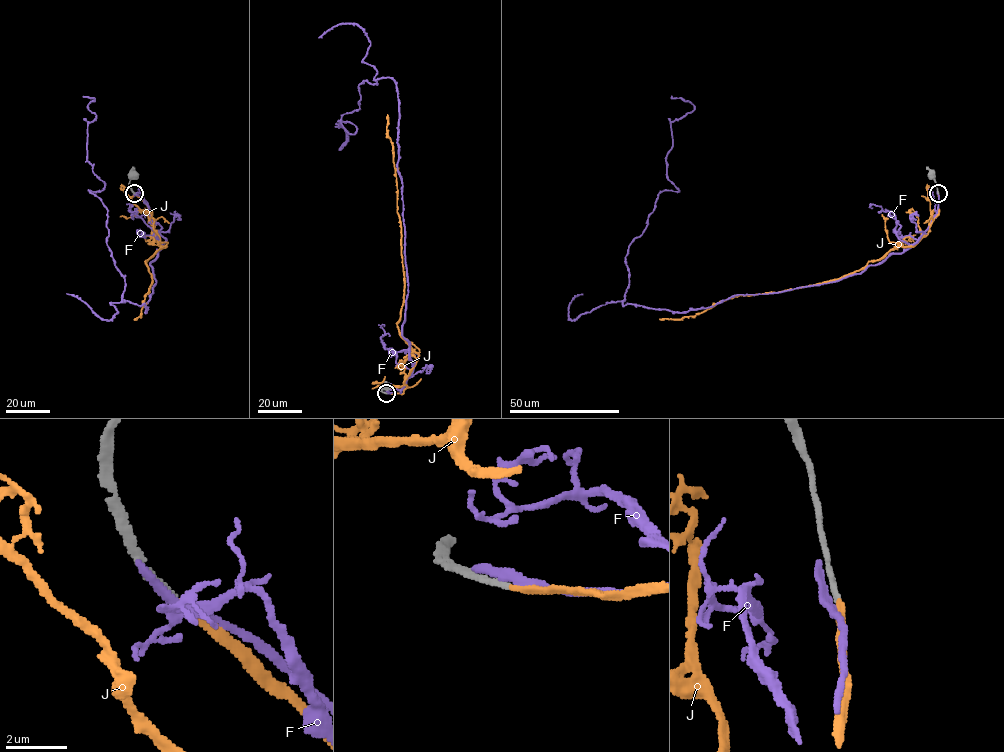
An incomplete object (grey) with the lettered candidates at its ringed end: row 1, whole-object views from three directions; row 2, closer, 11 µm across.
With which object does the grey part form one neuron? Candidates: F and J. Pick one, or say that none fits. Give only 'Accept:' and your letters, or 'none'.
Accept: J

